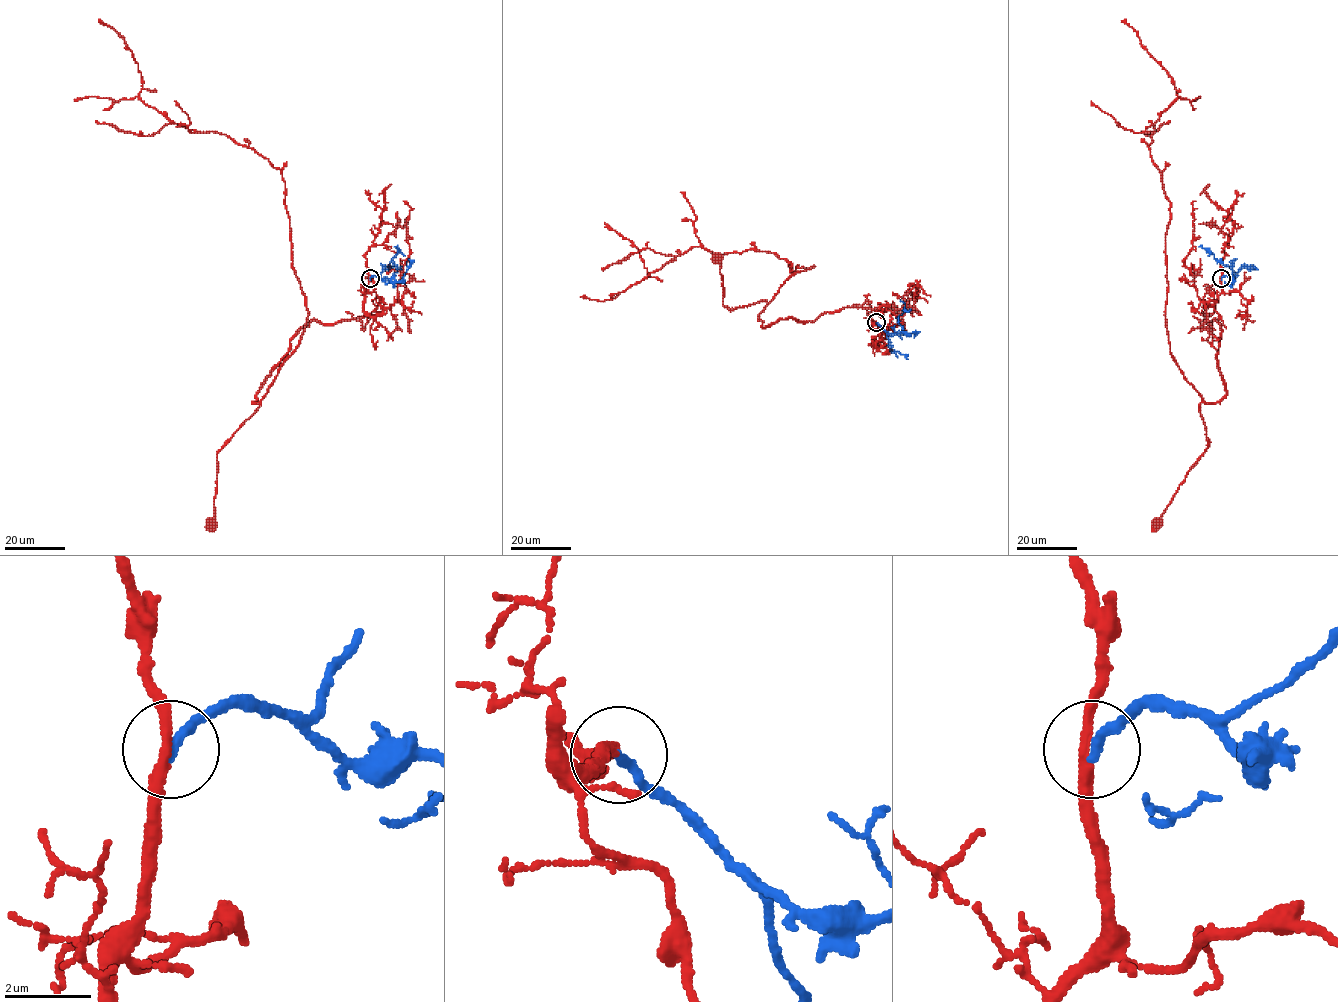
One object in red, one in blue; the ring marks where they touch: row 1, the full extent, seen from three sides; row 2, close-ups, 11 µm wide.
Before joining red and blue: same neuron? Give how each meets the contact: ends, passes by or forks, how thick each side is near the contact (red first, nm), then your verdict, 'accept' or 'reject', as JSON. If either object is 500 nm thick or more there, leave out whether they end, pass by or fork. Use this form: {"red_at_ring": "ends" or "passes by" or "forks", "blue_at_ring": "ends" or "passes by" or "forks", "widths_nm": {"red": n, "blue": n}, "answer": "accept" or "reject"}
{"red_at_ring": "passes by", "blue_at_ring": "ends", "widths_nm": {"red": 240, "blue": 240}, "answer": "accept"}

